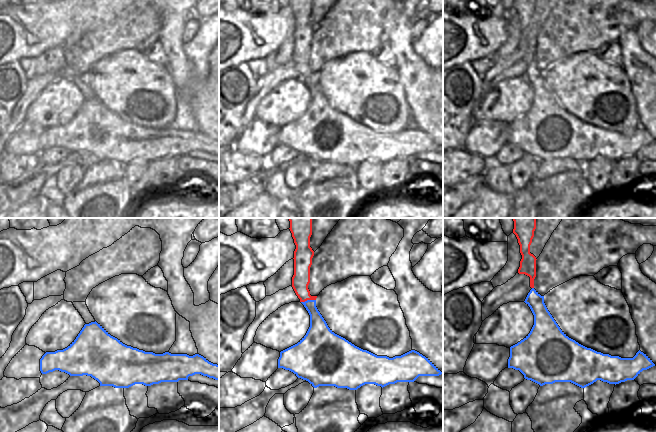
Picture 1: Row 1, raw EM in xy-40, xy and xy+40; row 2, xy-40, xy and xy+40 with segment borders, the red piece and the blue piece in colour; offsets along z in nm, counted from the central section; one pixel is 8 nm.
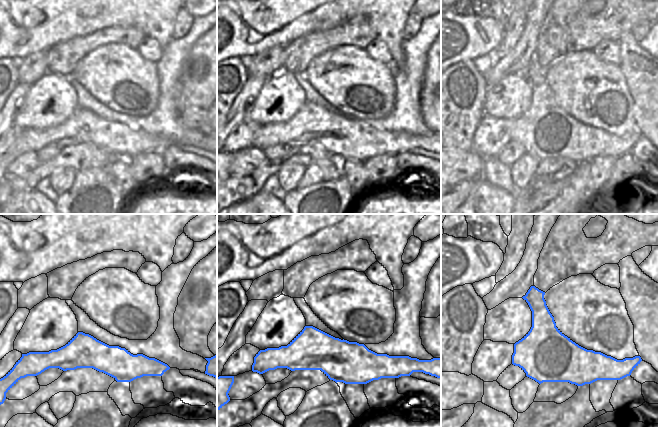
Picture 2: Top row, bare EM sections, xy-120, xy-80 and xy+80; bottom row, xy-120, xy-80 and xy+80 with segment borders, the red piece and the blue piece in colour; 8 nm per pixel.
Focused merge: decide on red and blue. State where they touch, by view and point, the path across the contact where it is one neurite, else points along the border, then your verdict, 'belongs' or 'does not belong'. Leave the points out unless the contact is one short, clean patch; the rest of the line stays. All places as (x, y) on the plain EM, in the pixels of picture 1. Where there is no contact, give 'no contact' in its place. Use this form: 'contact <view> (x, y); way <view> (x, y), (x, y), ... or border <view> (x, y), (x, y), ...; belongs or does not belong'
contact xy (308, 75); way xy (301, 54), (301, 66), (308, 75), (318, 104); belongs

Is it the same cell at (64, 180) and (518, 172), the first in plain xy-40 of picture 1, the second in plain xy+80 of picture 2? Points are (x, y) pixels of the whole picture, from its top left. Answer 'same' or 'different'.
same

